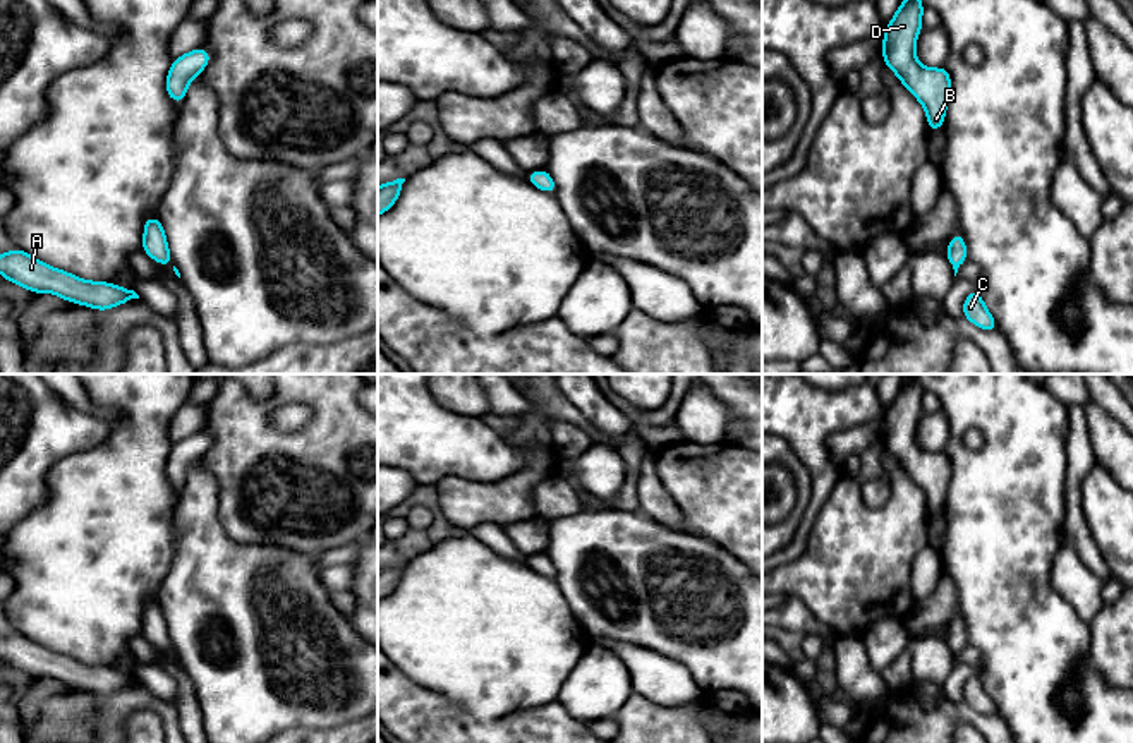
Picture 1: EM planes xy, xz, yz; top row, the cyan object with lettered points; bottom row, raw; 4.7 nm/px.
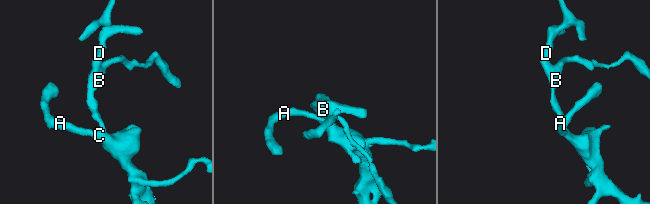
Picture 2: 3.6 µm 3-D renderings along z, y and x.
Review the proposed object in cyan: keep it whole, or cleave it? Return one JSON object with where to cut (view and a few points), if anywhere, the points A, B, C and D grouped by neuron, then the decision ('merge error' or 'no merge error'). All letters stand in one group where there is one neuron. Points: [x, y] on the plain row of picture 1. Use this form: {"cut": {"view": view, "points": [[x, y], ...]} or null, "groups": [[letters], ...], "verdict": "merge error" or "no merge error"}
{"cut": null, "groups": [["A", "B", "C", "D"]], "verdict": "no merge error"}

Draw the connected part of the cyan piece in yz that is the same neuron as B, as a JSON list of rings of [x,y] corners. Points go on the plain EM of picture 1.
[[[912,374],[912,379],[901,384],[898,396],[882,419],[882,444],[924,489],[930,518],[944,510],[951,462],[944,451],[924,451],[915,441],[917,420],[924,414],[924,391],[917,374]]]

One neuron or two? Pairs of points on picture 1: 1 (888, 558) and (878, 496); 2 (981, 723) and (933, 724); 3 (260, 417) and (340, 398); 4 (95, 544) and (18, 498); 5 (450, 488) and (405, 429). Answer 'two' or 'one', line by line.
1: two
2: one
3: one
4: two
5: two

